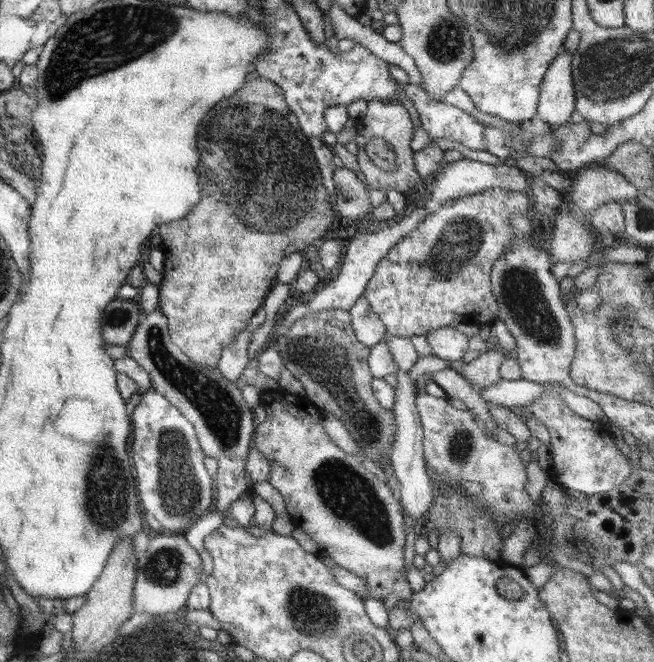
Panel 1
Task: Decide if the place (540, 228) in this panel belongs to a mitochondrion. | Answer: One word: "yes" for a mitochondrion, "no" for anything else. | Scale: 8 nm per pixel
no

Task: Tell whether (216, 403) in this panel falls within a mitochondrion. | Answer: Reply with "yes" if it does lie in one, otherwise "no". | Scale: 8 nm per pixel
yes

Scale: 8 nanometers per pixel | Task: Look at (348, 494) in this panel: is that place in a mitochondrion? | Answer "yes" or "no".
yes

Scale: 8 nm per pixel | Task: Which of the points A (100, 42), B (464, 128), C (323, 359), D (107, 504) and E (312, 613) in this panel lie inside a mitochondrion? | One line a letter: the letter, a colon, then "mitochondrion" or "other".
A: mitochondrion
B: other
C: mitochondrion
D: mitochondrion
E: mitochondrion

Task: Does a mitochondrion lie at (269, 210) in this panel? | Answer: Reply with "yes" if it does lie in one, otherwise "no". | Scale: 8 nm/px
yes

